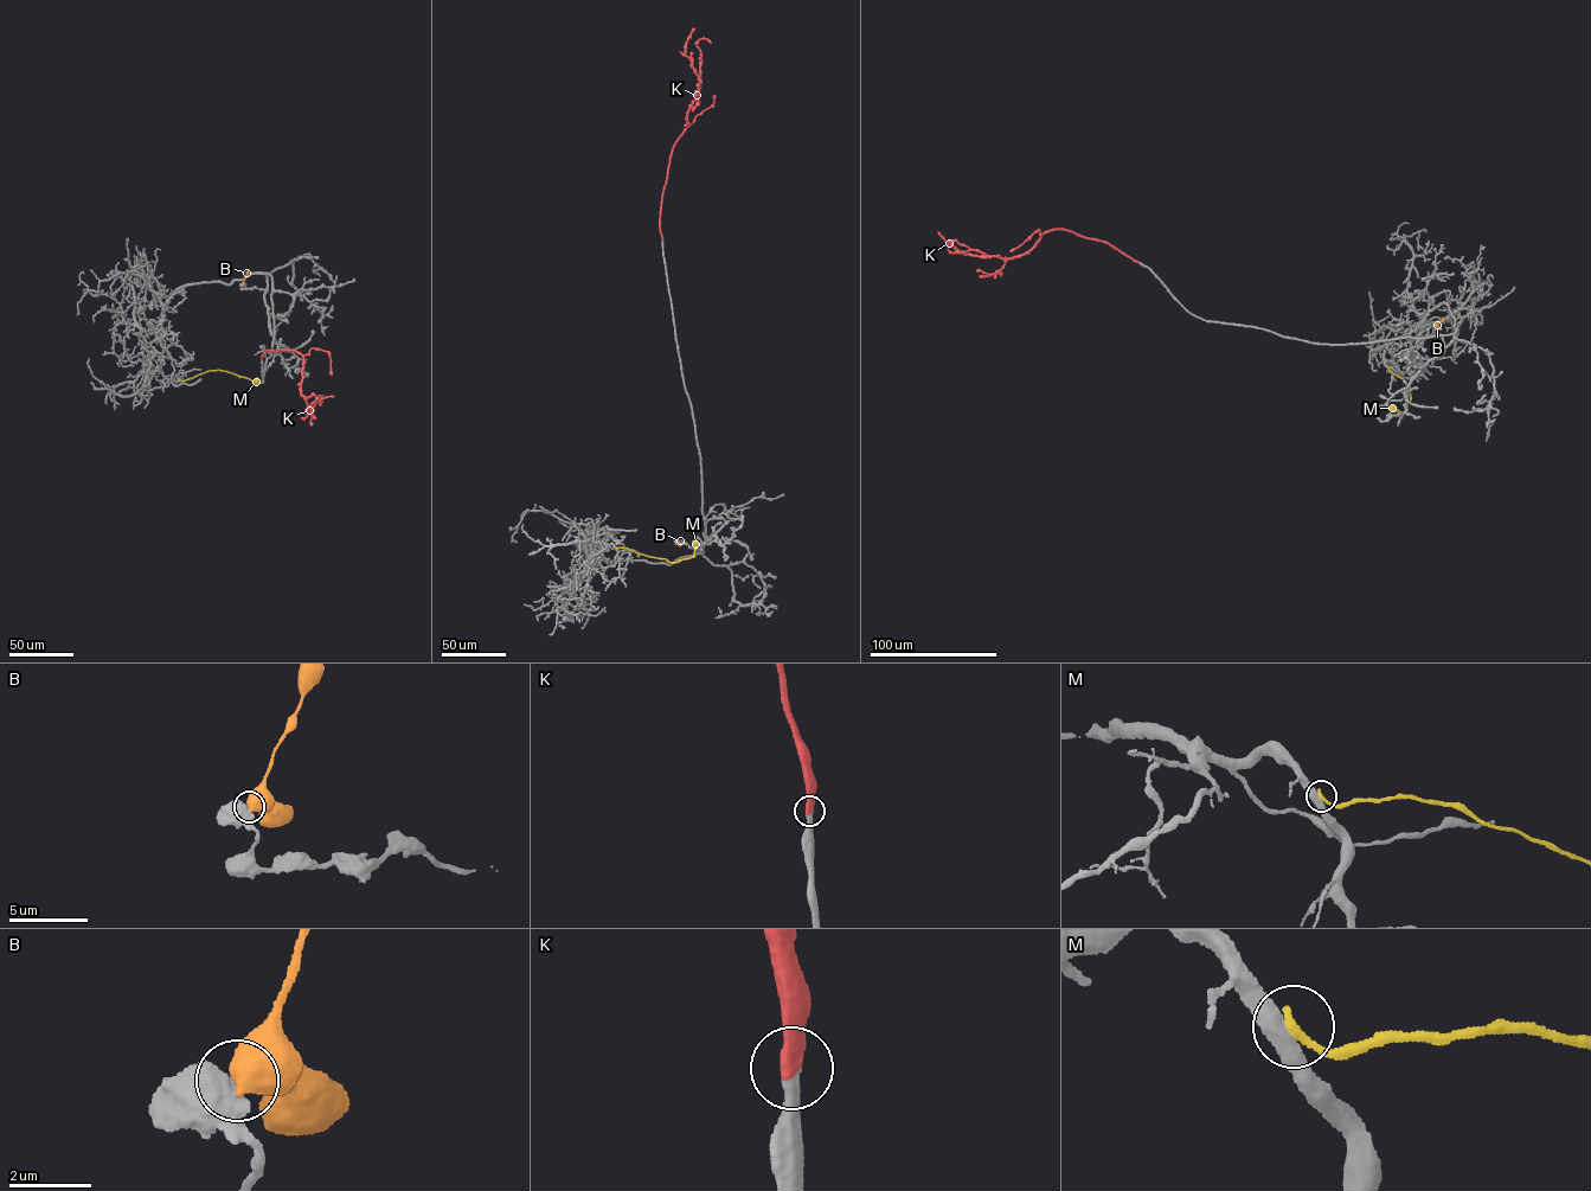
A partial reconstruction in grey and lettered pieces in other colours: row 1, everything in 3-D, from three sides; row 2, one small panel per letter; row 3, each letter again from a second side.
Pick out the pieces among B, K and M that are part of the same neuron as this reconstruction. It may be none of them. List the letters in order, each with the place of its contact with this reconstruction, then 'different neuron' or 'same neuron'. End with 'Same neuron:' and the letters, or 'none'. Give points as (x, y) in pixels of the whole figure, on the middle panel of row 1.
B: meets grey at (677, 540); different neuron
K: meets grey at (662, 241); same neuron
M: meets grey at (616, 548); different neuron
Same neuron: K

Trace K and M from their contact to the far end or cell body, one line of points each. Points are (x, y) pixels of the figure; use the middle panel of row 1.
K: (662, 241), (660, 209), (669, 158), (675, 142), (690, 126), (688, 109), (700, 83), (685, 50), (693, 27)
M: (616, 548), (673, 562), (694, 556), (694, 539)

